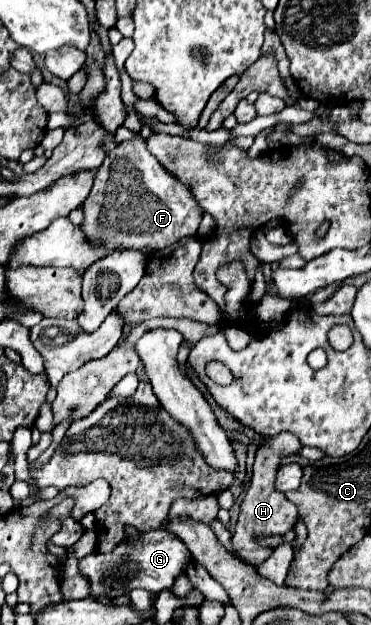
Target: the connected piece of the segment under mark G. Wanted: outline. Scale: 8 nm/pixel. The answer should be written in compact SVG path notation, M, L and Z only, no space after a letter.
M158 528L140 532L138 538L130 536L124 538L112 552L108 554L88 554L82 560L78 560L80 574L90 584L90 598L118 598L124 594L130 594L134 588L148 590L152 594L166 590L174 584L174 580L182 574L182 568L190 560L190 552L184 546L184 542L174 536L172 532Z

